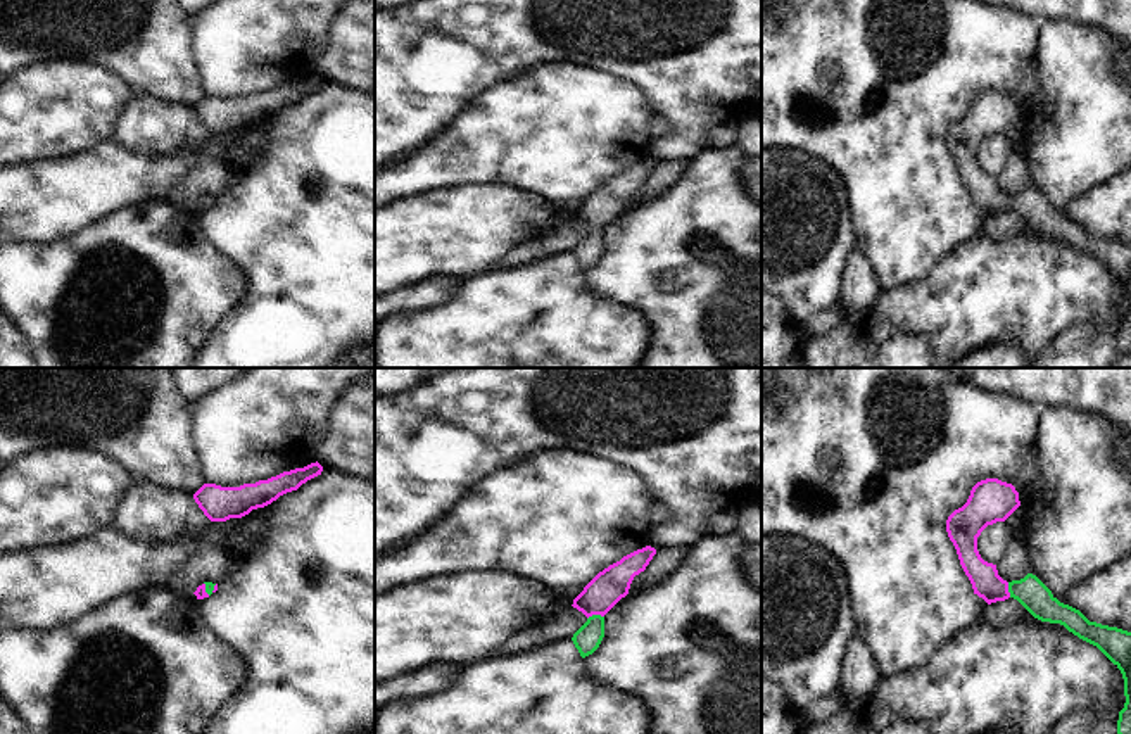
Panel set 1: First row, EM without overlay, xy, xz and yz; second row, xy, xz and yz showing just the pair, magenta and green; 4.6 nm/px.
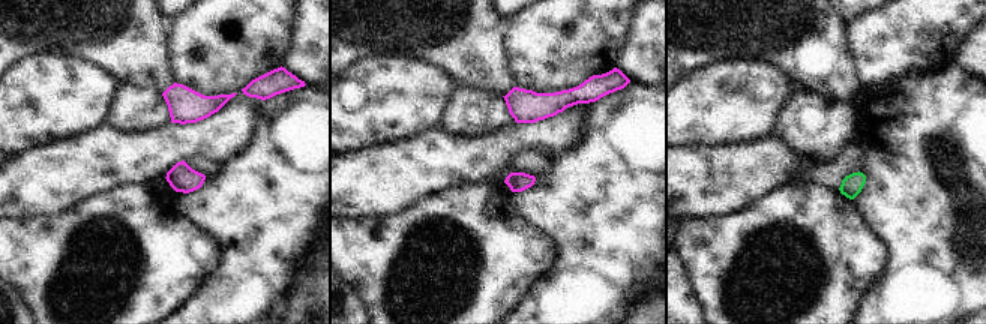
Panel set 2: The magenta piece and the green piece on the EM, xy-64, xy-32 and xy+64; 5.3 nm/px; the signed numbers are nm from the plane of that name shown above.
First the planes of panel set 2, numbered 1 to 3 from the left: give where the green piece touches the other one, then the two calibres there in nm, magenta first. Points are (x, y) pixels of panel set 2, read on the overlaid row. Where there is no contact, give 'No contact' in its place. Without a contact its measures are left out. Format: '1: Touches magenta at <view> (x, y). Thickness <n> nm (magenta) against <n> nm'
1: No contact
2: No contact
3: No contact.

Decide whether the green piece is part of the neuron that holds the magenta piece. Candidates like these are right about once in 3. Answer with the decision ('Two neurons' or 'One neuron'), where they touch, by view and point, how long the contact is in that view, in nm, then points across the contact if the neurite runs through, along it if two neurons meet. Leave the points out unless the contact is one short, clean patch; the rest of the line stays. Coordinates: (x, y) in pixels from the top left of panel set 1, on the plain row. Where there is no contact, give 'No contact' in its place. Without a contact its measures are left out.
One neuron. Touches magenta at xz (594, 227). Shared border 80 nm. Path across: xz (612, 197), (594, 215), (594, 227), (594, 240), (587, 251).

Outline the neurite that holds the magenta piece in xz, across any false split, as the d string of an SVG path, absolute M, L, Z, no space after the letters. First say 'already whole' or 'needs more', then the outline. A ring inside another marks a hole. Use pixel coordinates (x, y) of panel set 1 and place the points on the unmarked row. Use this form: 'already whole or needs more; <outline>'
needs more; M646 159L599 185L573 212L573 221L587 230L587 235L573 247L572 254L580 269L592 268L604 250L604 228L629 207L635 188L646 183L656 162Z

